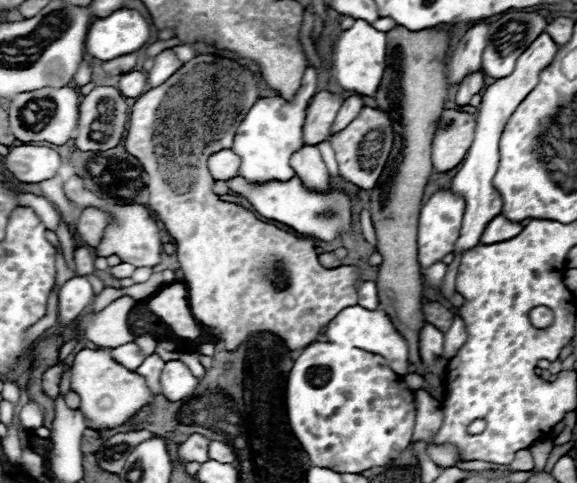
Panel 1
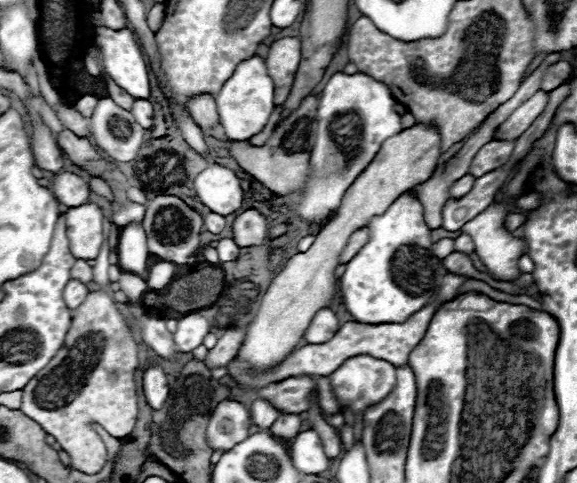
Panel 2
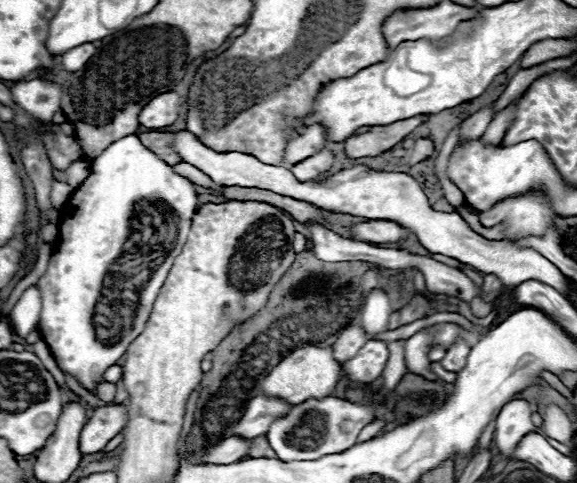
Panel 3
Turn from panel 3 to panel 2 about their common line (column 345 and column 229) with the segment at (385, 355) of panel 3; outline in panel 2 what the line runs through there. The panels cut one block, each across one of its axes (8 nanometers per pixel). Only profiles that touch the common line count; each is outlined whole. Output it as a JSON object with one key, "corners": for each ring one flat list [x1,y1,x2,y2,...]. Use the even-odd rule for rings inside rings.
{"corners":[[446,274,444,280,442,280,442,288,440,288,440,294,436,298,434,304,428,304,426,308,418,310,414,316,410,316,406,322,402,324,358,324,358,322,346,322,342,324,342,328,336,332,336,336,324,344,306,344,298,350,294,350,278,368,274,368,272,372,266,372,262,376,256,376,252,378,250,374,246,374,248,370,248,364,246,362,236,362,232,360,228,364,228,372,230,376,238,382,240,388,264,388,266,384,270,382,280,382,284,378,290,378,290,376,300,376,300,374,306,374,306,376,328,376,330,372,334,372,346,358,350,356,356,356,356,354,370,354,374,358,380,358,380,360,386,360,394,366,400,366,408,360,408,354,418,346,418,342,422,340,434,312,438,310,440,304,444,302,450,302,458,296,458,288,462,286,462,282,466,280,468,276,458,276,458,274]]}

